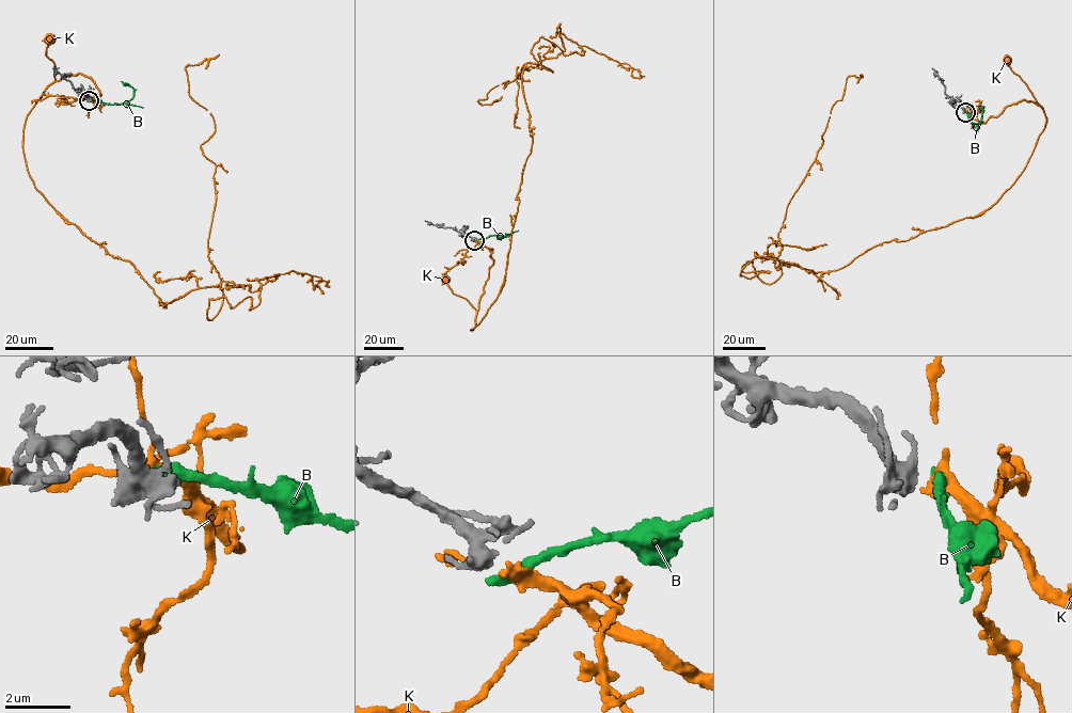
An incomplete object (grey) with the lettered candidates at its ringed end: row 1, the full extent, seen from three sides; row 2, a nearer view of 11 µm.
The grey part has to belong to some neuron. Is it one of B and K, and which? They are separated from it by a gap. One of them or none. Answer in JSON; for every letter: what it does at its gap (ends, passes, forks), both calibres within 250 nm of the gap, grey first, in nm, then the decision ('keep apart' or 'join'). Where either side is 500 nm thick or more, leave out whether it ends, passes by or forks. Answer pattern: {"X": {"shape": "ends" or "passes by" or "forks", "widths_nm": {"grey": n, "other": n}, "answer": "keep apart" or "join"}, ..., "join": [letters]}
{"B": {"shape": "ends", "widths_nm": {"grey": 440, "other": 300}, "answer": "keep apart"}, "K": {"shape": "passes by", "widths_nm": {"grey": 440, "other": 280}, "answer": "join"}, "join": ["K"]}

